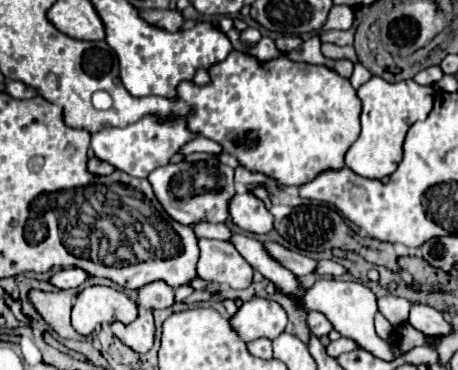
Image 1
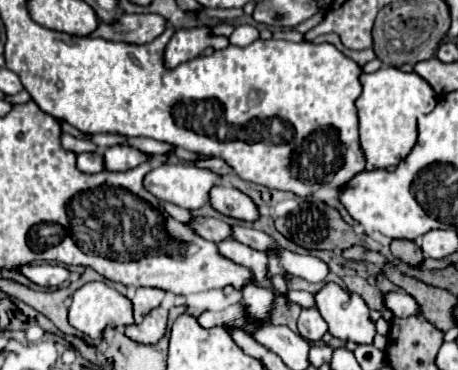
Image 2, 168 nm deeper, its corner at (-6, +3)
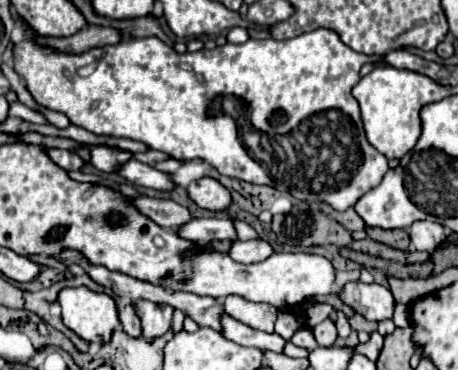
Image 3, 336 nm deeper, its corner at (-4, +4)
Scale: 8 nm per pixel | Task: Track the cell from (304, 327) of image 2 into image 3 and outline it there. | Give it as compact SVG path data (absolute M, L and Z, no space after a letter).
M308 326L298 328L294 332L294 336L290 338L290 342L296 344L296 346L302 346L302 348L308 348L308 350L314 350L316 348L316 338L314 338L314 334L312 334L312 330Z

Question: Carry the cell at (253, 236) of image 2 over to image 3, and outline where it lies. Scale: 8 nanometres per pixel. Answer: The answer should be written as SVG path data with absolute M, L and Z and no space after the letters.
M196 218L184 224L184 228L178 230L180 236L186 240L196 240L200 244L208 244L214 240L236 240L236 228L232 220L220 220L220 218Z

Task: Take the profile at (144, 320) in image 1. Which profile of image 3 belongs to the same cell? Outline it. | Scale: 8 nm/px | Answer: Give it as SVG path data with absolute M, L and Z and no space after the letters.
M138 300L136 312L142 320L142 336L158 338L158 336L166 334L166 330L170 328L174 308L168 304L152 304L148 300Z

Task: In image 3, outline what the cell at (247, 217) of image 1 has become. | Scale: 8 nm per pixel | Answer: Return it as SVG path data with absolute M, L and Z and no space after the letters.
M202 178L198 182L192 182L188 186L188 194L190 198L206 210L228 210L232 206L232 198L230 192L214 178Z

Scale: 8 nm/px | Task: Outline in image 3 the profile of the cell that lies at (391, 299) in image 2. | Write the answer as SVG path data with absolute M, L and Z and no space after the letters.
M348 282L342 288L340 298L348 306L352 306L352 310L362 314L366 320L376 320L376 322L392 318L394 306L396 306L392 292L376 282L372 282L372 284Z

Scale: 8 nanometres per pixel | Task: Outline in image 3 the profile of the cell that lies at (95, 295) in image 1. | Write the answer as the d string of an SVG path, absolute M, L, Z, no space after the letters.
M72 288L72 290L62 290L58 294L58 304L62 306L64 324L86 342L108 342L112 330L120 326L116 302L108 294L100 294L90 288Z

